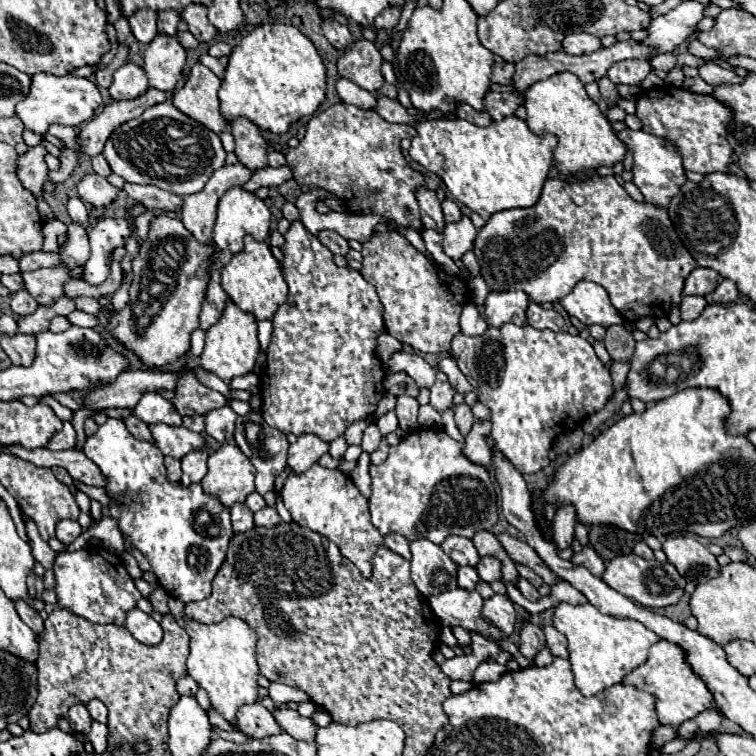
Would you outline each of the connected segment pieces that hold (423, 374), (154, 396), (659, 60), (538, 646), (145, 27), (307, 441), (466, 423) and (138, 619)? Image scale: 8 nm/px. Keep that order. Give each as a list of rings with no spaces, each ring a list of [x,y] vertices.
[[[399,351],[395,353],[389,361],[387,361],[387,369],[391,373],[397,371],[405,371],[407,375],[411,375],[419,387],[431,387],[435,383],[435,369],[419,355],[415,353],[407,353],[407,351]]]
[[[145,393],[141,401],[135,405],[133,415],[145,421],[147,425],[155,425],[155,423],[181,425],[181,417],[171,405],[171,401],[163,399],[159,393]]]
[[[673,53],[657,55],[657,57],[651,61],[651,67],[653,67],[653,69],[661,69],[661,71],[671,71],[671,69],[675,67],[675,55],[673,55]]]
[[[525,623],[521,629],[521,643],[519,643],[519,653],[527,659],[535,659],[535,655],[545,647],[545,635],[543,629],[533,625],[533,623]]]
[[[141,9],[129,19],[129,25],[131,25],[131,33],[135,35],[135,39],[147,45],[157,35],[157,13],[149,9]]]
[[[301,435],[297,439],[297,443],[293,443],[289,447],[287,467],[293,473],[303,473],[327,451],[329,451],[329,445],[323,443],[319,437],[315,437],[315,435]]]
[[[461,403],[461,405],[455,407],[455,423],[457,423],[463,437],[471,431],[471,425],[475,423],[475,417],[473,417],[471,407],[467,403]]]
[[[131,609],[127,613],[127,623],[125,623],[127,631],[145,645],[157,645],[163,639],[163,629],[161,625],[147,613],[143,613],[141,609]]]

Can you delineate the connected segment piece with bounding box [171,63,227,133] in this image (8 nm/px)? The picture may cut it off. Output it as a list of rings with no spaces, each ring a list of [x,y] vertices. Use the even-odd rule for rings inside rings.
[[[195,63],[187,75],[185,85],[175,91],[171,103],[191,119],[203,123],[207,129],[221,133],[227,121],[221,117],[219,111],[219,91],[221,79],[209,71],[207,67]]]

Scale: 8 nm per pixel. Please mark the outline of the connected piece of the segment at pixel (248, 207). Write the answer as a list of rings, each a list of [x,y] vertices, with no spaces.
[[[231,187],[229,191],[223,193],[223,197],[217,203],[217,219],[215,219],[215,225],[213,225],[213,241],[221,251],[229,249],[231,253],[239,253],[243,249],[245,235],[251,235],[253,239],[259,239],[259,241],[267,241],[269,219],[271,219],[271,213],[261,199],[257,199],[253,193],[249,193],[241,187]]]

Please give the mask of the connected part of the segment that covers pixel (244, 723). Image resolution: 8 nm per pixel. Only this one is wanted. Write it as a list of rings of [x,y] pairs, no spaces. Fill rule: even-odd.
[[[259,701],[251,703],[251,705],[243,705],[243,711],[237,713],[235,727],[239,727],[243,733],[247,733],[255,739],[263,739],[263,737],[281,733],[281,727],[275,721],[275,717],[271,715],[271,711],[267,711]]]

